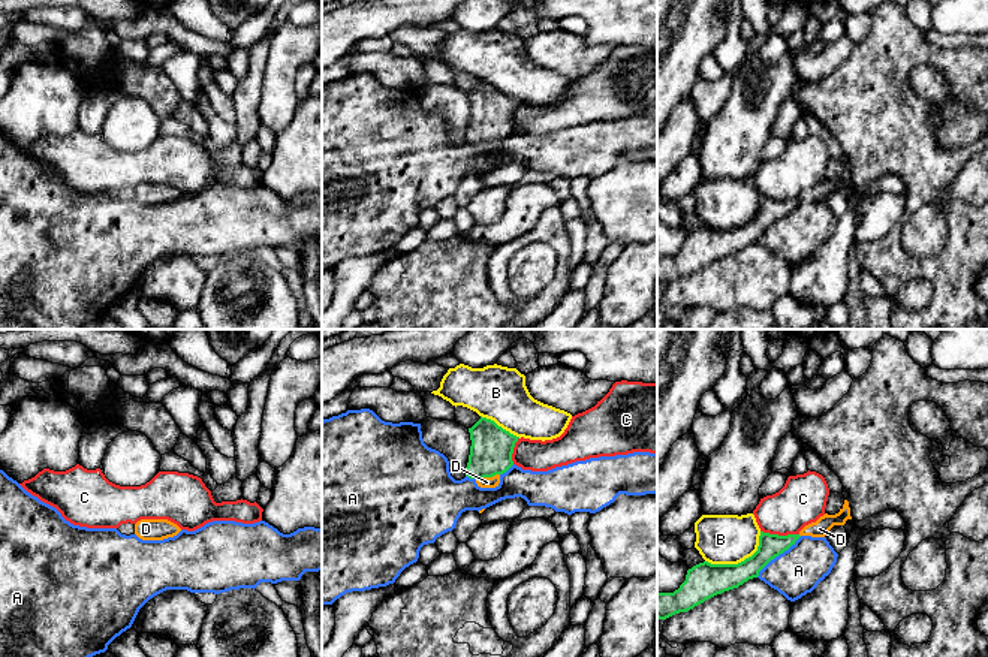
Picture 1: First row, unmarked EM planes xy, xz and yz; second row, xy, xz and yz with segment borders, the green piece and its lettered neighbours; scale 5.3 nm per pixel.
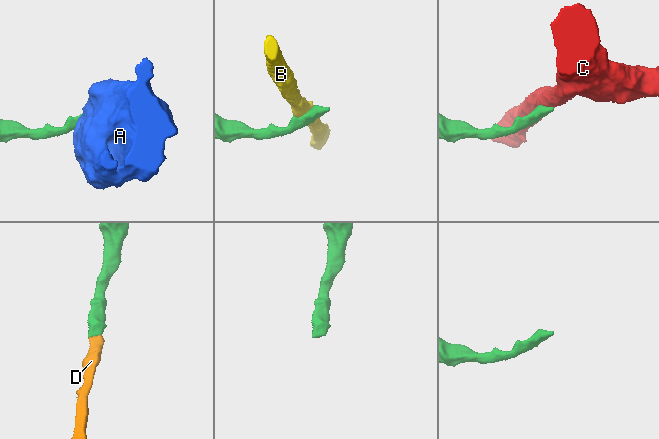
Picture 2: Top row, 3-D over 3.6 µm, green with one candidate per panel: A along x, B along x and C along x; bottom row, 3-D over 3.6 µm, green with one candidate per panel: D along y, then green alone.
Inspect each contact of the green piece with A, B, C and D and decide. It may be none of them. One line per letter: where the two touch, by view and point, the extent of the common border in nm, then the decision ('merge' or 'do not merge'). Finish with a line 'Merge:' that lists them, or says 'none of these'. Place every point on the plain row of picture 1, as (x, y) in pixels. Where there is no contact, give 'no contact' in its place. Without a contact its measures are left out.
A: contact yz (777, 220); length 340 nm; do not merge
B: contact yz (741, 226); length 340 nm; do not merge
C: contact yz (780, 201); length 200 nm; do not merge
D: contact xz (487, 141); length 130 nm; merge
Merge: D

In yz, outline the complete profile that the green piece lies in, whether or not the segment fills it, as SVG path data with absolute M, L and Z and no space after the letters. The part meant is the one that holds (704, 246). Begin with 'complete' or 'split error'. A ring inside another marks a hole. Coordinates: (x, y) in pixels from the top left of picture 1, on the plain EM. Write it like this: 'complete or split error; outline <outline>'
complete; outline M760 196L757 216L738 229L699 227L687 235L686 245L674 257L657 257L657 283L666 284L675 278L687 277L705 265L725 256L738 253L775 221L787 216L799 199L769 199Z

